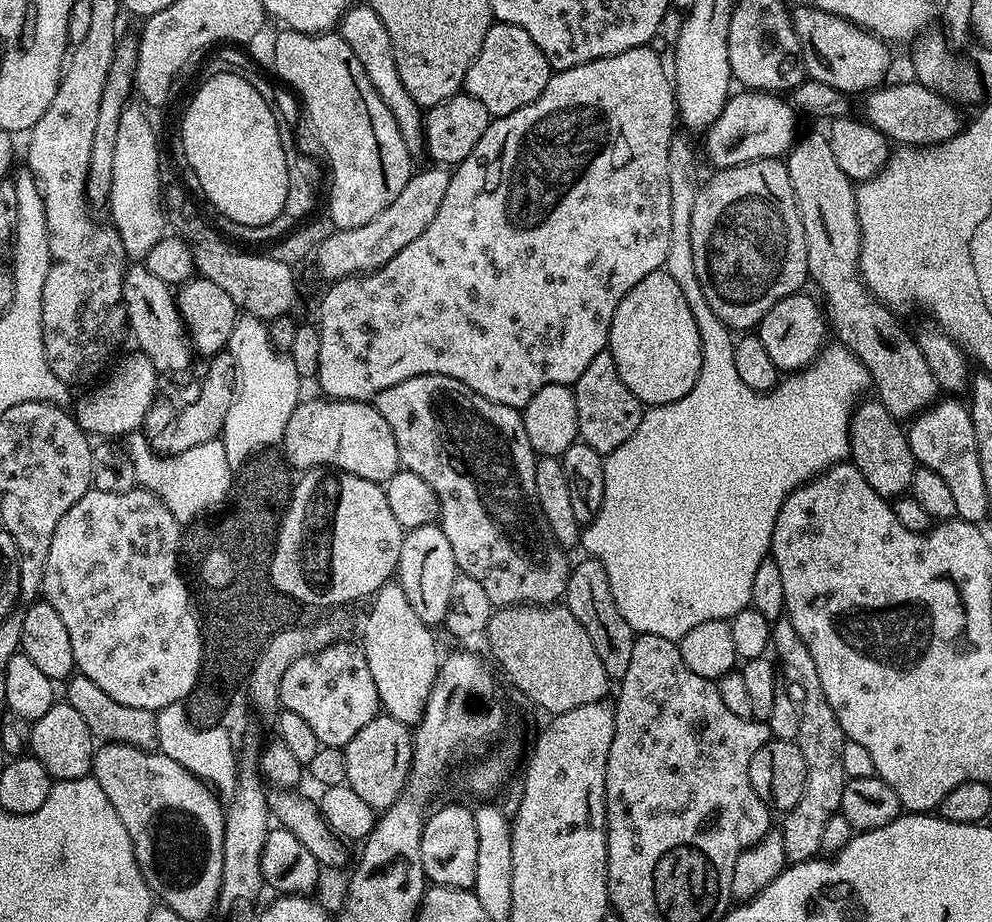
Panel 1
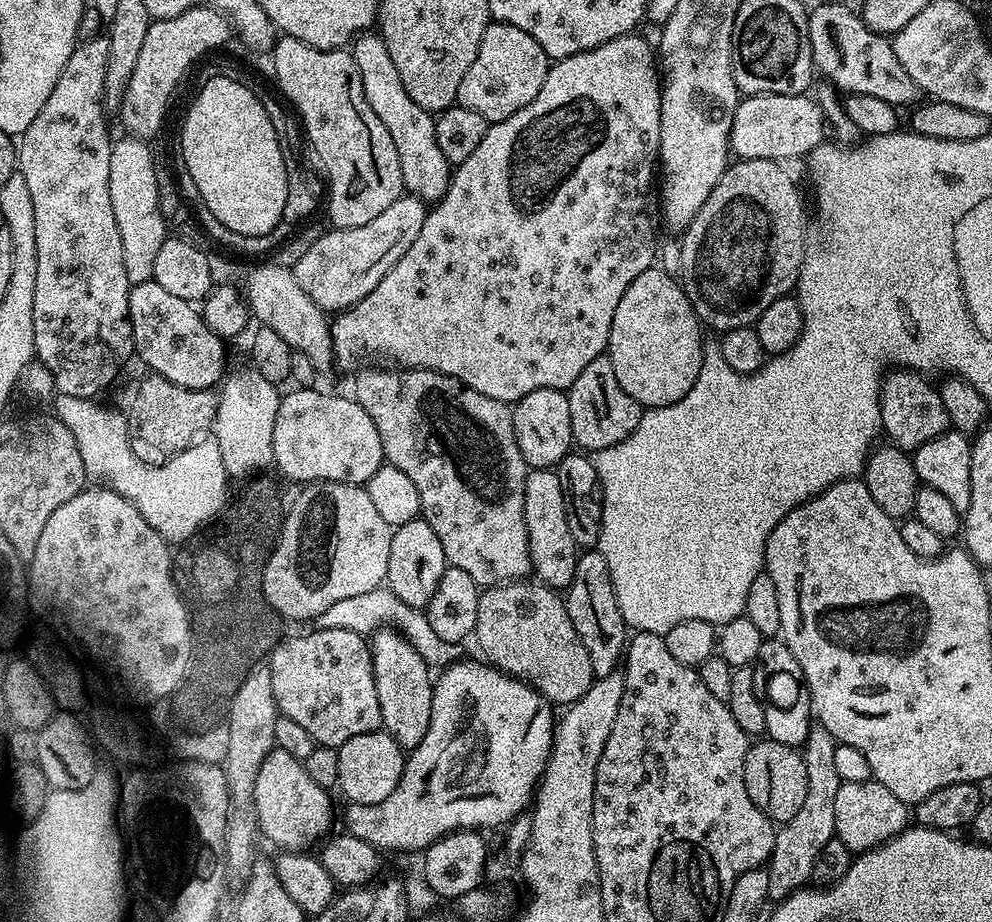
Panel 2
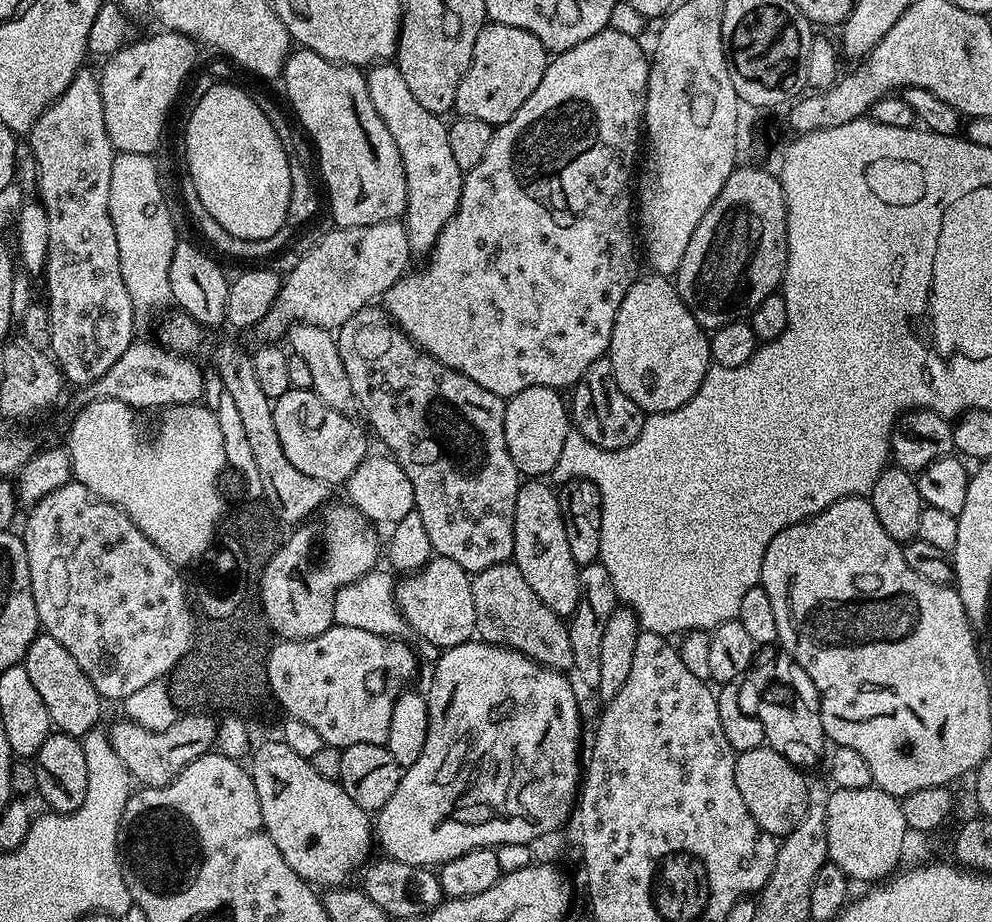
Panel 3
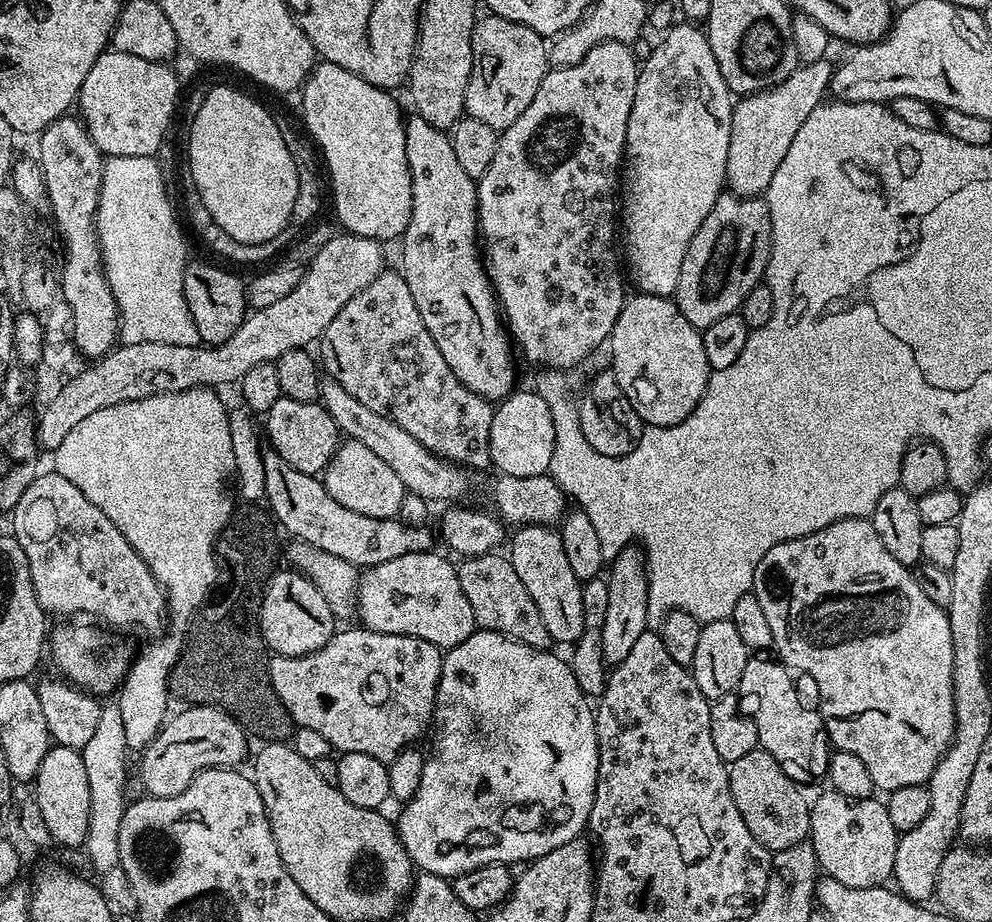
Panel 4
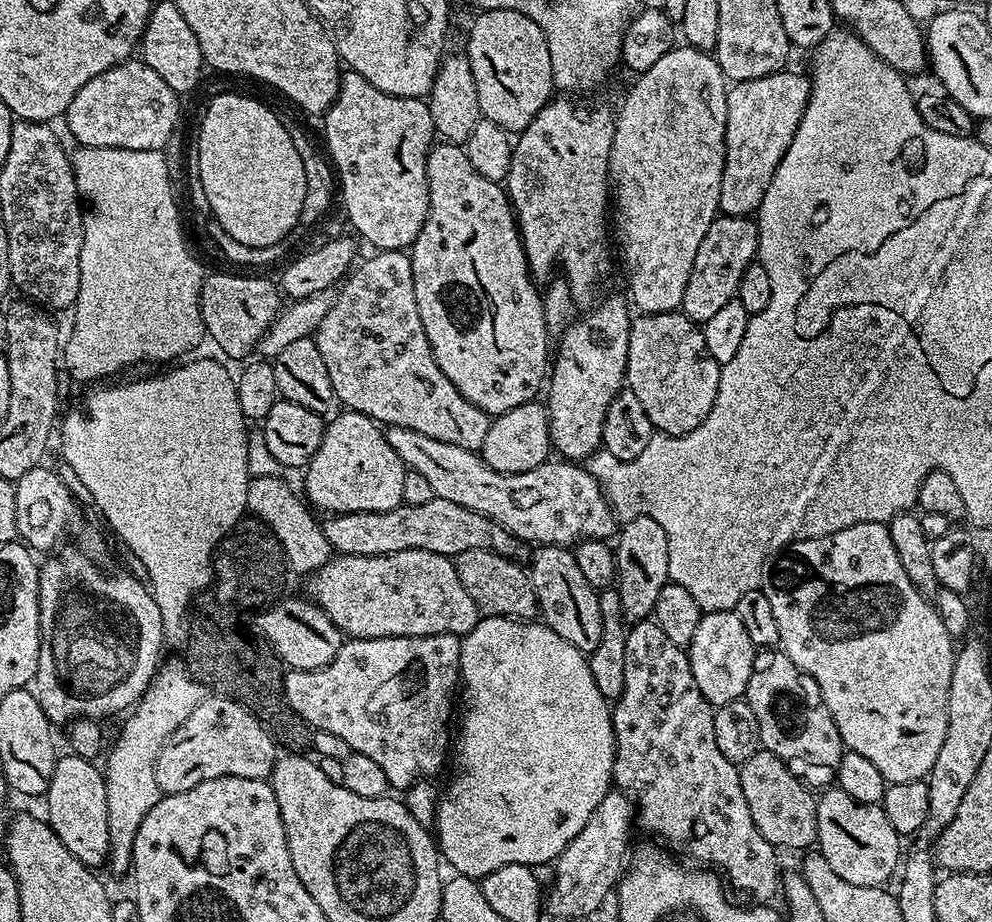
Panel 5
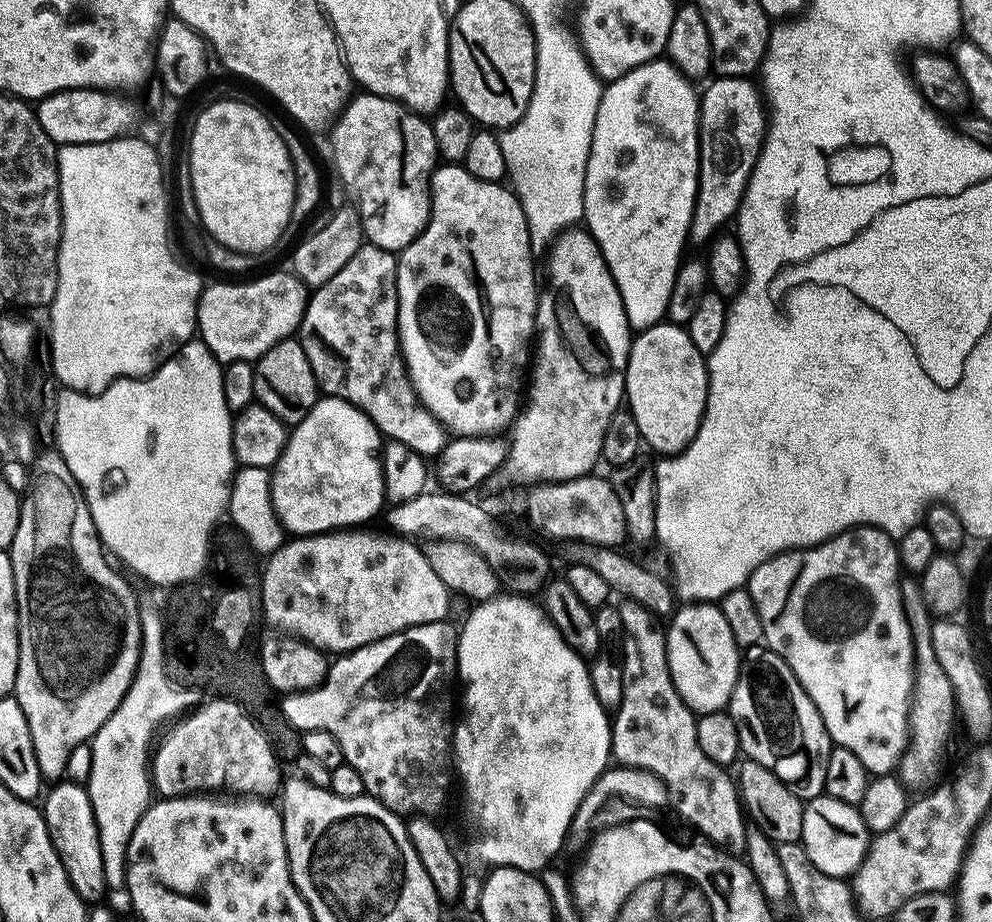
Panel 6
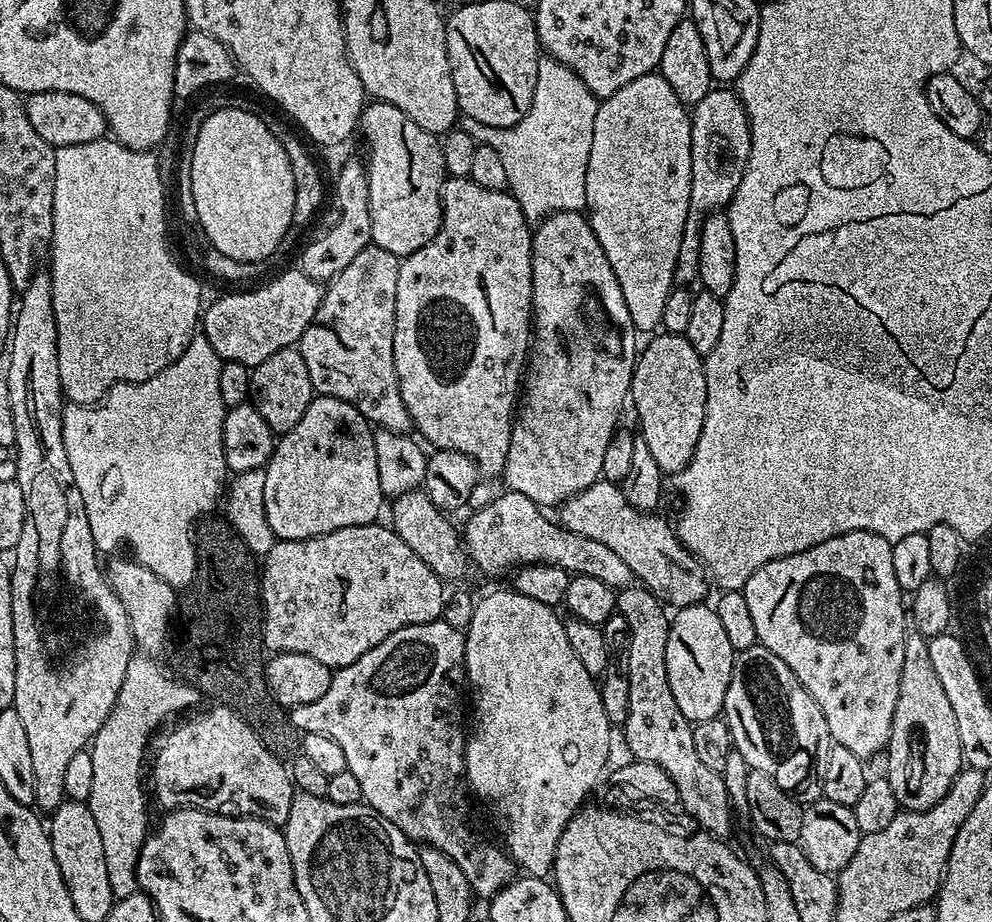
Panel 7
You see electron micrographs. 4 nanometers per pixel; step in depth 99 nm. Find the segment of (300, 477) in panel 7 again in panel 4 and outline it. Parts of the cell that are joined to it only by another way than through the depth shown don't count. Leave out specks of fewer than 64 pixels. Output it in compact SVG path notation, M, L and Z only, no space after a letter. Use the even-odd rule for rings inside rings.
M345 439L337 447L322 473L322 479L334 502L342 502L346 510L358 510L358 514L366 514L370 518L393 519L406 495L402 478L398 478L398 474L394 474L394 470L390 470L382 458L377 458L357 440Z

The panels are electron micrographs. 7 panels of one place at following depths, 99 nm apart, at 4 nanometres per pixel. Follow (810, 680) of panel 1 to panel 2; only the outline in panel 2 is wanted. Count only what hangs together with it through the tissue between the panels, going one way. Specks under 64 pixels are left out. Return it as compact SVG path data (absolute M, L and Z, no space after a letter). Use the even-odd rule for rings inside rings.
M819 722L813 723L808 731L806 742L802 745L802 755L806 762L806 799L798 809L798 814L785 824L779 825L774 838L774 850L766 865L770 878L770 897L773 901L785 900L793 892L799 892L811 881L814 862L826 842L836 835L834 826L834 801L842 781L838 778L838 769L834 763L836 739Z

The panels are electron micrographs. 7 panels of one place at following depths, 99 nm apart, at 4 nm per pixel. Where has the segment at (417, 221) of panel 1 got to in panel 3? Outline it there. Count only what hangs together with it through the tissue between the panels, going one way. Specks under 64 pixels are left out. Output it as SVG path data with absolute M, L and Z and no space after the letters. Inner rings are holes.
M387 220L370 226L354 226L353 228L333 227L332 232L325 234L321 240L317 239L311 250L304 255L302 262L294 266L283 277L280 293L276 304L256 325L255 335L261 336L261 341L276 342L287 337L289 328L293 324L313 324L329 330L339 330L358 310L369 307L375 298L383 297L390 286L409 271L408 256L411 248L408 245L408 232L400 220Z

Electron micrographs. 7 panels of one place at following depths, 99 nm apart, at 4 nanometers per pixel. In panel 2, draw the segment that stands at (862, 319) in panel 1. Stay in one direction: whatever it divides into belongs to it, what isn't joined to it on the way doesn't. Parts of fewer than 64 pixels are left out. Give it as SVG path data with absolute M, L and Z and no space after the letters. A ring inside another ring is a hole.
M892 370L885 375L880 386L880 426L883 435L888 435L887 443L891 447L900 448L903 452L912 454L926 442L930 442L949 431L950 425L946 406L942 406L942 398L937 385L931 384L928 380L931 379L911 370Z

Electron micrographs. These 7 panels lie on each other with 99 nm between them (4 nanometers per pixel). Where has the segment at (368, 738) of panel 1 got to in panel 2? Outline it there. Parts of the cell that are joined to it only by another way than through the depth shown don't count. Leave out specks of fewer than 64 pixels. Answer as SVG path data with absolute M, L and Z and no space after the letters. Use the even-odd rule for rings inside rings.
M377 730L358 734L350 738L350 742L337 748L336 753L340 778L338 788L339 791L344 791L345 801L354 804L377 804L394 794L404 773L406 752L392 737L391 732Z

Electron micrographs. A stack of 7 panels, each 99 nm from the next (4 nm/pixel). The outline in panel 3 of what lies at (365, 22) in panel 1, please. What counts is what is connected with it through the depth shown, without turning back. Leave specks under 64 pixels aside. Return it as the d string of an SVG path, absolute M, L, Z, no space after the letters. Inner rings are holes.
M395 62L371 65L366 75L370 102L374 102L378 118L386 122L386 130L390 130L390 138L394 138L394 146L398 146L398 154L404 163L408 211L404 213L402 223L408 232L408 245L413 253L427 254L435 246L446 222L450 222L458 210L462 198L464 173L458 162L454 162L454 154L450 151L448 124L440 121L443 119L437 113L419 104Z

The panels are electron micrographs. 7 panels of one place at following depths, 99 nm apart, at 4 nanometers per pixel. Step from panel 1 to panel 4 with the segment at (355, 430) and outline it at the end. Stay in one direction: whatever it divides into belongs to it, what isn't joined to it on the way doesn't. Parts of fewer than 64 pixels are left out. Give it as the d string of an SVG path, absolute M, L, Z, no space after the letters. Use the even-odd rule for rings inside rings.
M281 395L280 400L274 402L274 406L270 406L270 410L266 413L266 420L268 420L268 440L272 443L269 444L271 451L286 458L286 462L290 466L294 466L294 470L302 470L311 476L323 473L338 447L336 423L334 418L330 418L330 414L324 409L323 404L310 400L295 400L289 396Z

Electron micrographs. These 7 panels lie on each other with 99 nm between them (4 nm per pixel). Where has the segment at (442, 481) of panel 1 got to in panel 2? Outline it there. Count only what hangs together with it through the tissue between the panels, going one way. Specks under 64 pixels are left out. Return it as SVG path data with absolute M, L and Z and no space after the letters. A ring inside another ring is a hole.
M392 366L380 367L384 368L365 367L359 373L361 376L356 380L354 399L362 406L362 410L366 410L366 414L370 414L370 418L374 418L374 424L378 426L378 432L382 438L385 461L393 464L398 470L402 470L402 474L406 474L406 478L410 478L410 482L418 486L422 518L433 528L434 533L438 534L447 563L458 570L466 570L466 574L470 574L470 578L474 578L474 582L481 589L492 588L496 584L508 584L512 580L525 579L532 572L532 551L528 545L526 526L526 478L530 469L528 463L522 458L522 450L518 448L518 438L514 434L512 408L505 401L486 398L486 394L478 394L478 390L470 390L470 386L466 386L462 381L441 372L425 368L397 370Z

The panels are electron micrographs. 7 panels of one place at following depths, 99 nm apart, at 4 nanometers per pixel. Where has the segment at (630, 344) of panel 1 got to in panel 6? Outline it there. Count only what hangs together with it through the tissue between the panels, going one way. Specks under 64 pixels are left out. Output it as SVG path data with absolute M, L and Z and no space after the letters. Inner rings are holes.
M661 322L637 331L624 371L627 411L638 422L640 439L656 454L679 454L698 434L708 401L708 366L705 353L694 346L687 327Z

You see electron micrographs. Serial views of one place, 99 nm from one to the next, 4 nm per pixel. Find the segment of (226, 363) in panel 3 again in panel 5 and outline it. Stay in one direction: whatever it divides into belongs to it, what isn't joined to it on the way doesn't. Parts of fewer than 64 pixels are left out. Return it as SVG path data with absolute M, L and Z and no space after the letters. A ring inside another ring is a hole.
M429 498L420 503L405 503L389 512L341 512L327 517L322 525L322 533L329 549L346 556L381 556L402 550L426 550L445 558L455 558L460 552L473 552L481 548L494 555L516 558L522 542L512 536L502 526L474 510L466 510L449 500Z

